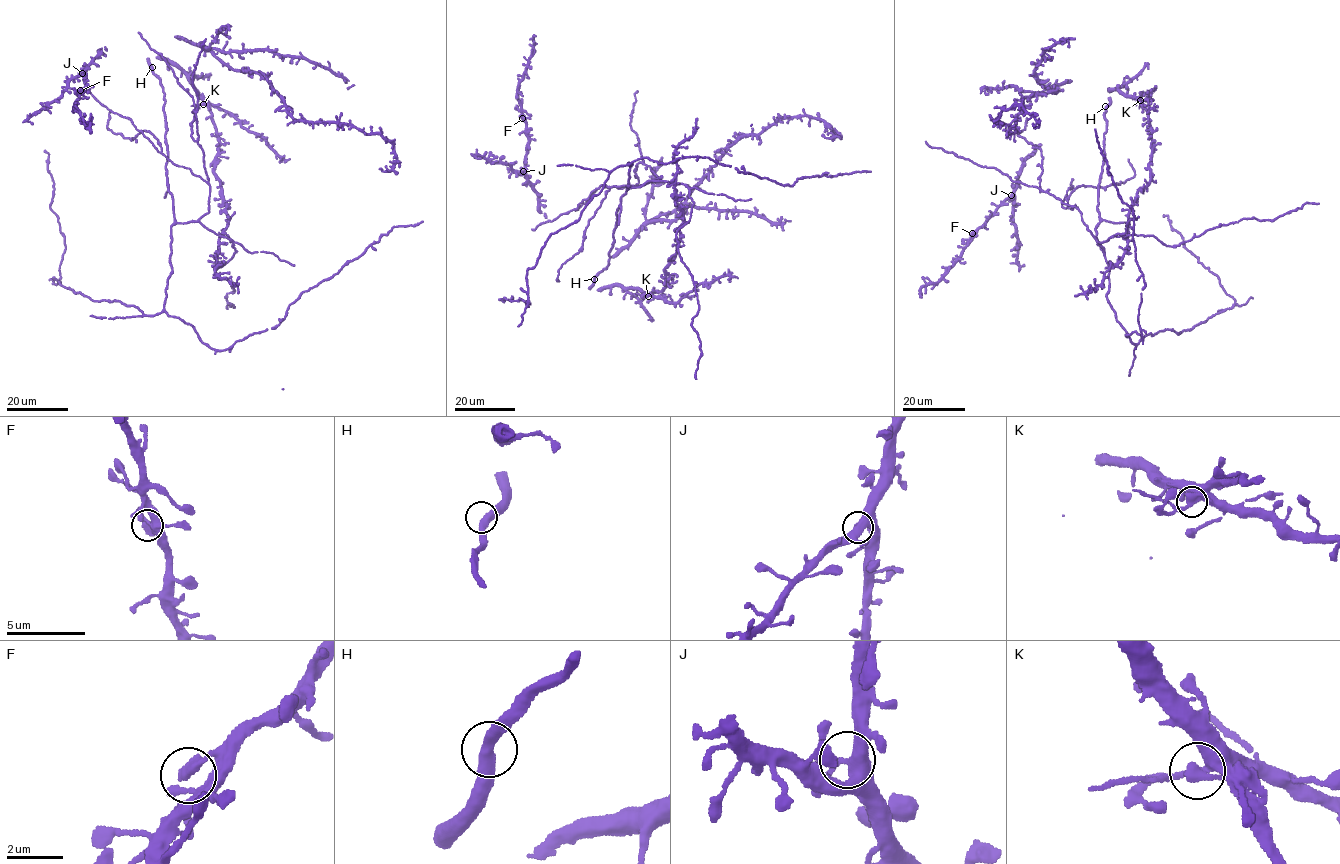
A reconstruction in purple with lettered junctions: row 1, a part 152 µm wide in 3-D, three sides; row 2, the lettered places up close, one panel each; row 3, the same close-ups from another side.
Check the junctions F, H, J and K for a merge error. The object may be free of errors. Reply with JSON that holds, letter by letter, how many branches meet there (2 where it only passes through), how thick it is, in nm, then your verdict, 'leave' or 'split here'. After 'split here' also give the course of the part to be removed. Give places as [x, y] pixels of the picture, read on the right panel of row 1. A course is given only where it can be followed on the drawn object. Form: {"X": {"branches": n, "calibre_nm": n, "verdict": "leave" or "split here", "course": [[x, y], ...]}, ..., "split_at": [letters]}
{"F": {"branches": 2, "calibre_nm": 400, "verdict": "leave"}, "H": {"branches": 2, "calibre_nm": 420, "verdict": "leave"}, "J": {"branches": 3, "calibre_nm": 380, "verdict": "leave"}, "K": {"branches": 2, "calibre_nm": 420, "verdict": "split here"}, "split_at": ["K"]}

